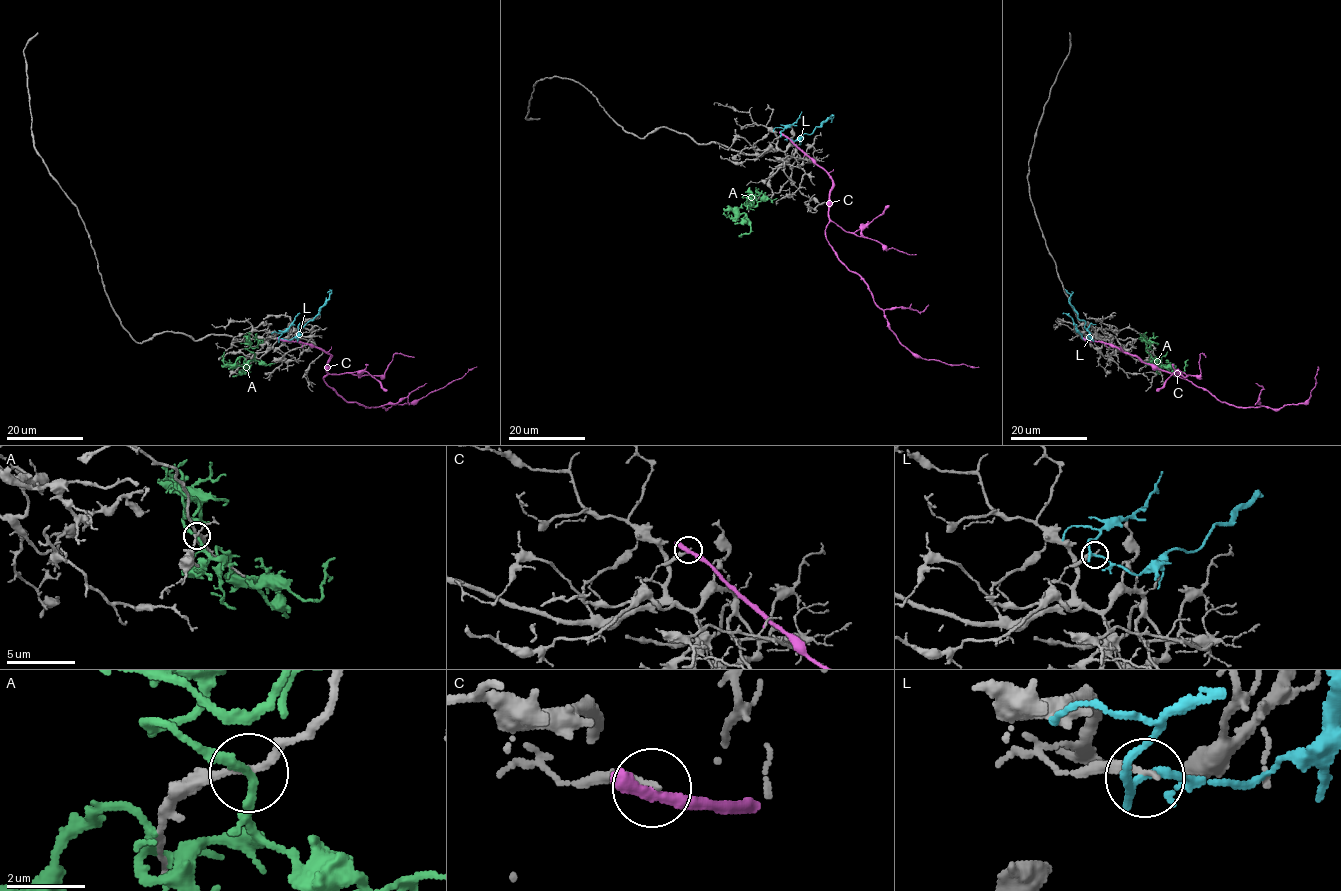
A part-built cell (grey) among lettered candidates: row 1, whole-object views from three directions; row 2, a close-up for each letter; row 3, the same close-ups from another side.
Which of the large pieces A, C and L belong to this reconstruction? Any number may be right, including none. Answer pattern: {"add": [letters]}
{"add": []}

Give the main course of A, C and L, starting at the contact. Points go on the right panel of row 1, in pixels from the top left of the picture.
A: (1150, 353), (1165, 367), (1182, 371), (1188, 360)
C: (1085, 339), (1111, 343), (1237, 407), (1279, 409), (1303, 404), (1315, 386), (1317, 366)
L: (1086, 339), (1091, 337), (1084, 327), (1085, 322), (1078, 318), (1068, 292)

